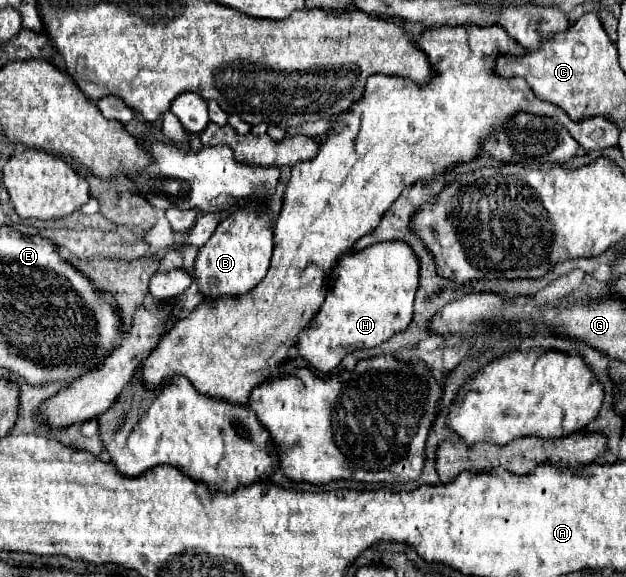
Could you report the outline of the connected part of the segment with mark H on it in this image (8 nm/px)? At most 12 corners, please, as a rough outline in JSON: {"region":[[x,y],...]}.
{"region":[[390,240],[342,254],[298,338],[320,372],[410,324],[420,260]]}

